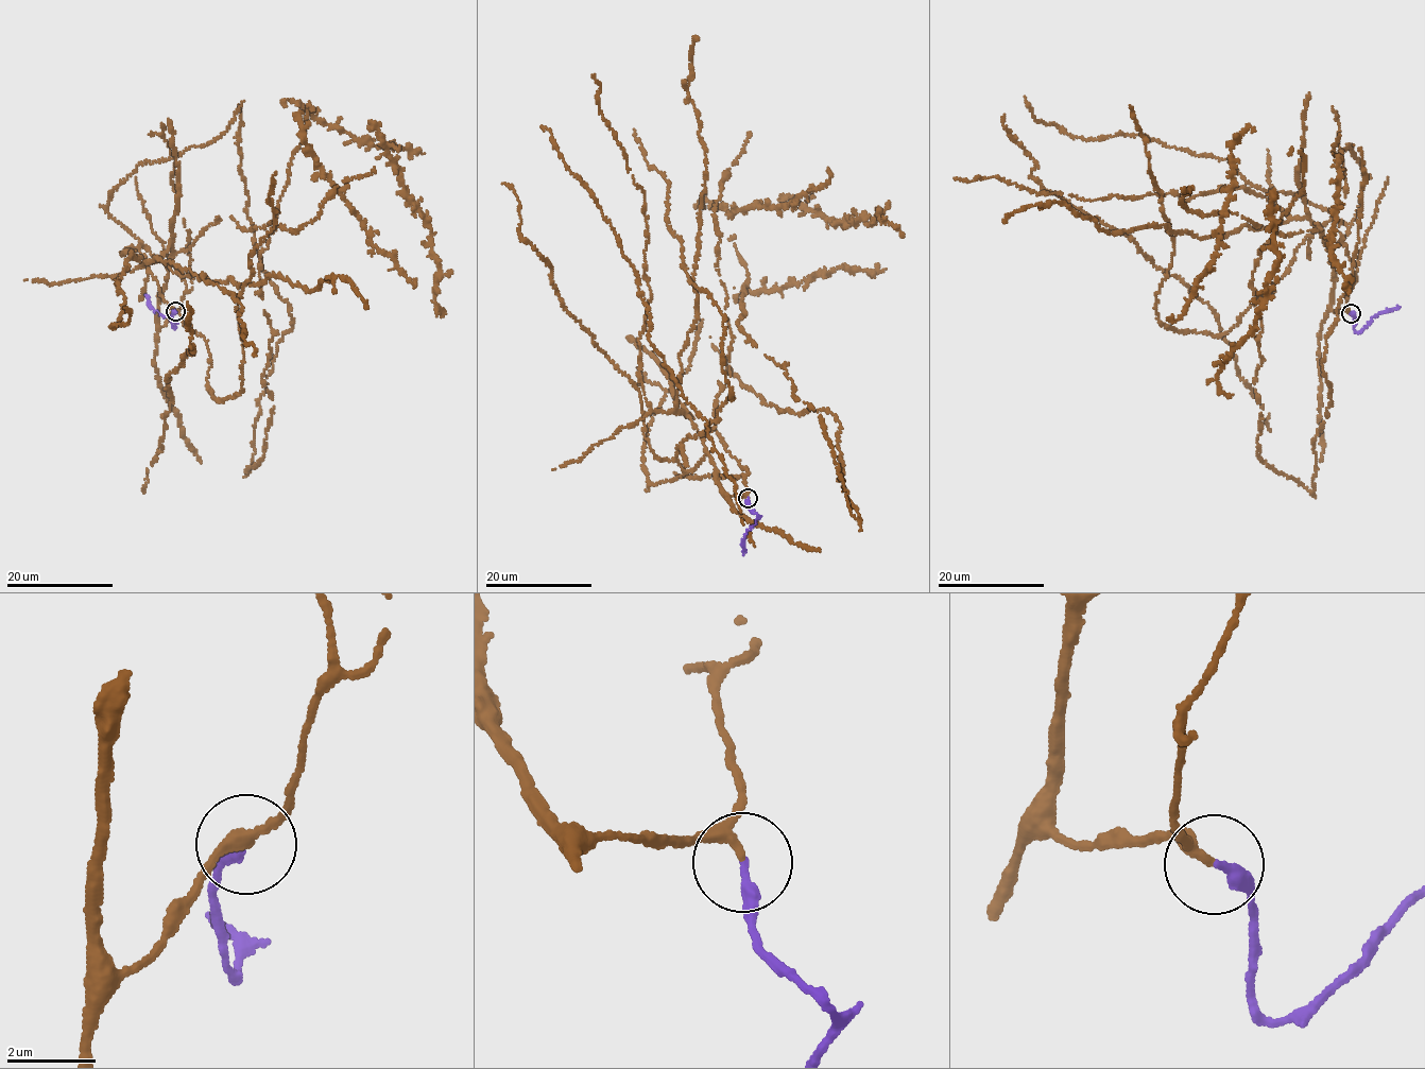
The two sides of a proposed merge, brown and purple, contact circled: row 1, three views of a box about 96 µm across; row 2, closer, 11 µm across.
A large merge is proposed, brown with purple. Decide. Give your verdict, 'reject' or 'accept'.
accept

